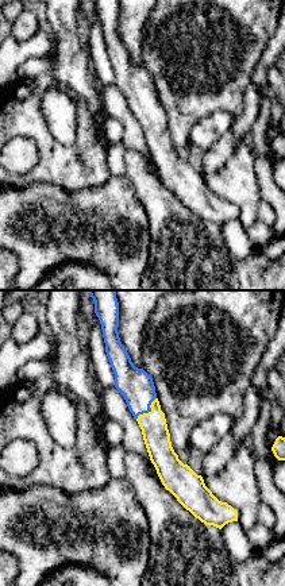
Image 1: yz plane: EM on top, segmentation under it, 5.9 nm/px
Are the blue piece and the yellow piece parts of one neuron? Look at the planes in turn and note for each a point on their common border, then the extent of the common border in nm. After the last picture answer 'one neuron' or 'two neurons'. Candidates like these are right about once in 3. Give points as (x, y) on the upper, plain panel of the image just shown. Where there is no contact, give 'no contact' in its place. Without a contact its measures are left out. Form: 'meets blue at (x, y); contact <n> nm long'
meets blue at (149, 108); contact 180 nm long

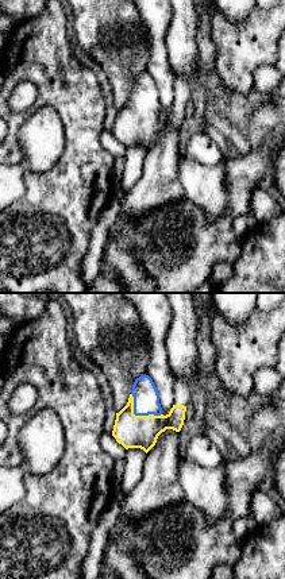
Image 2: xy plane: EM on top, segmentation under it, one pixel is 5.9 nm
meets blue at (138, 112); contact 220 nm long

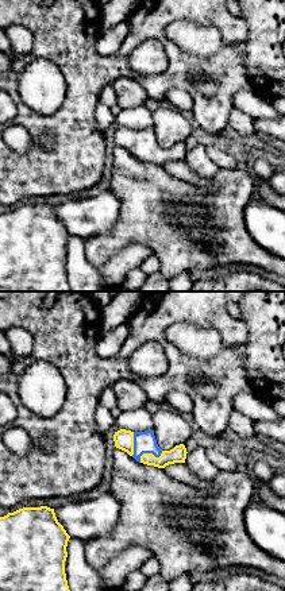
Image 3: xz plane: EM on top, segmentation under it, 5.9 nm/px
meets blue at (149, 150); contact 160 nm long

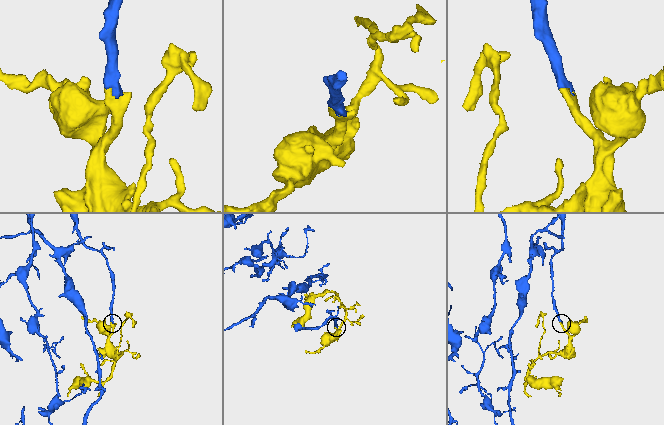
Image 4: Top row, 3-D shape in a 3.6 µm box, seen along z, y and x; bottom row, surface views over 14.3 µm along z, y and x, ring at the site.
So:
one neuron

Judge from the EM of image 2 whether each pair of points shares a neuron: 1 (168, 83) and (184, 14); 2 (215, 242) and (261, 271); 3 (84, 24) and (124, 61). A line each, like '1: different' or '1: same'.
1: different
2: different
3: same

